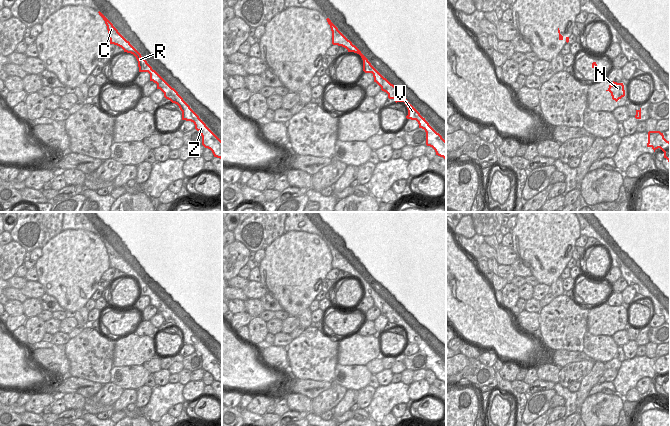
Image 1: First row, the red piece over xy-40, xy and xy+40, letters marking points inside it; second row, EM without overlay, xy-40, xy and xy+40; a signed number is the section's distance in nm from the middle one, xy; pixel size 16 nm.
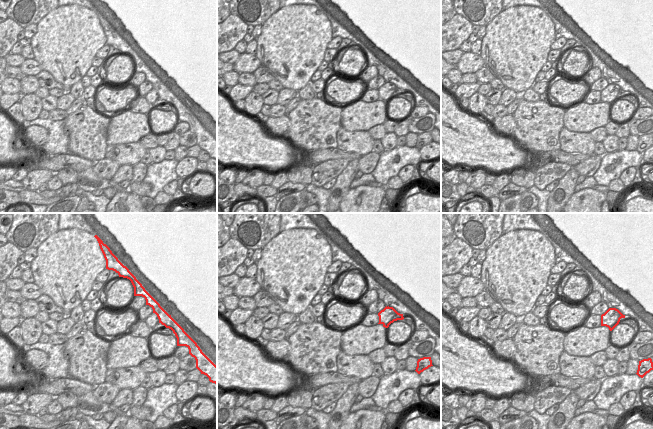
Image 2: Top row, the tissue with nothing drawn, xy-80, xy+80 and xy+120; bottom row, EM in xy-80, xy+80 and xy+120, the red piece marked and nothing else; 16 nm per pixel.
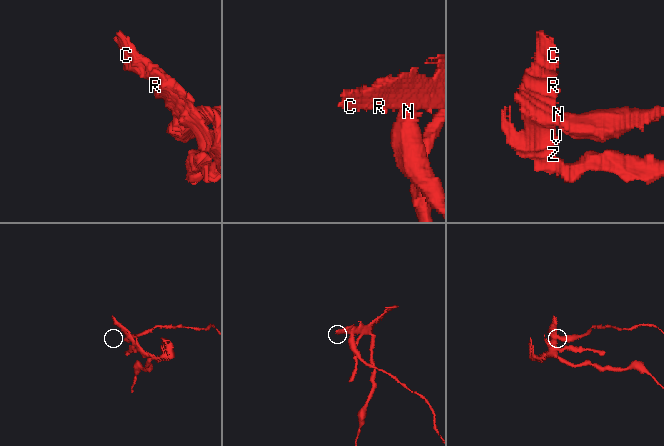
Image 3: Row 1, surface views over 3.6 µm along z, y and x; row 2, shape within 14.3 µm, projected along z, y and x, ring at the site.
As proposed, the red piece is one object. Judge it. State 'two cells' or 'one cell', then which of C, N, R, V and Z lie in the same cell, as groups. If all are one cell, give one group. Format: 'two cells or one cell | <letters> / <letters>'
two cells | C R V Z / N

